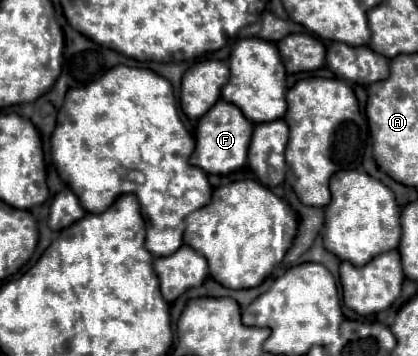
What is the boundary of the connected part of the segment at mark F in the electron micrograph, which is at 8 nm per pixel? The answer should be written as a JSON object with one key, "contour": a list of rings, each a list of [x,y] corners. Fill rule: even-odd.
{"contour":[[[219,101],[207,115],[199,119],[197,133],[195,133],[197,147],[191,155],[191,165],[197,165],[205,173],[213,173],[213,175],[229,175],[241,169],[247,161],[251,131],[253,131],[253,125],[243,117],[243,113],[235,105]]]}

